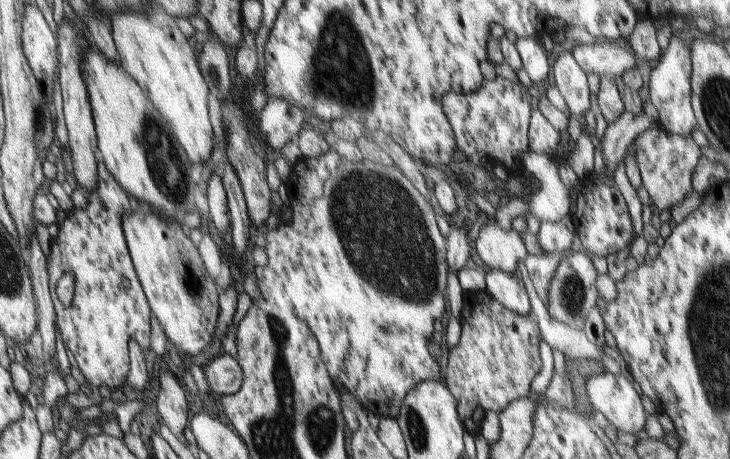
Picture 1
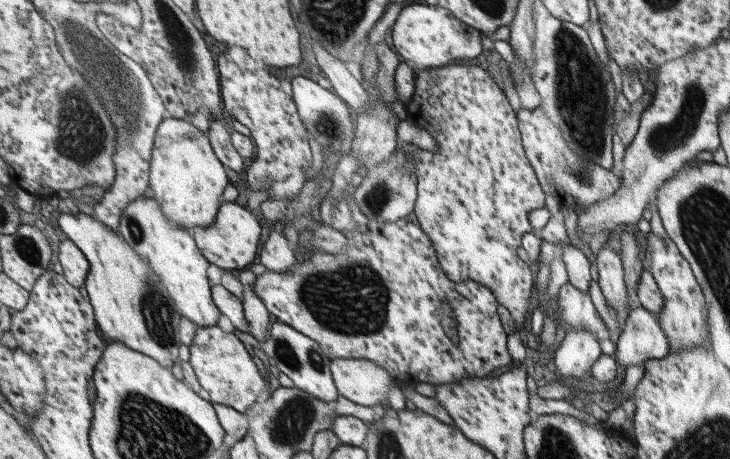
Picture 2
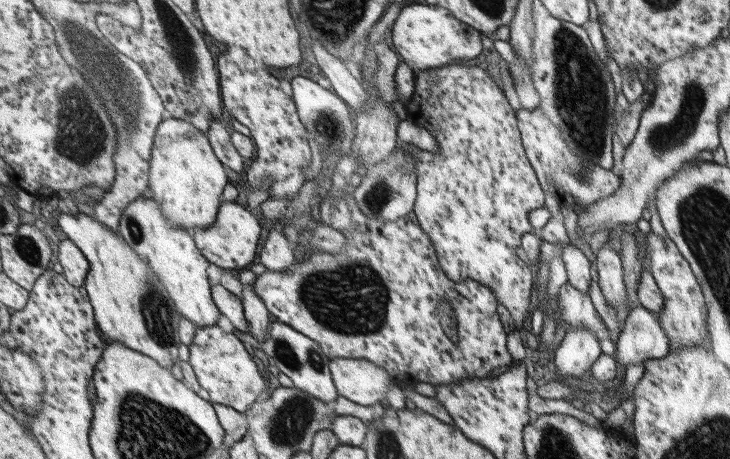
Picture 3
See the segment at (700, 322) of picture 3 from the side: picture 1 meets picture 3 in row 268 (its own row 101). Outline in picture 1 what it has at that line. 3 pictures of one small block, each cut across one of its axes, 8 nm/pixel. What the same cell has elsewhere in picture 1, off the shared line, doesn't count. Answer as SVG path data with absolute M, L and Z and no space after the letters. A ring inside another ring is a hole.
M672 36L670 44L658 58L656 68L650 73L648 92L654 108L658 110L659 125L669 133L681 137L691 137L697 128L697 120L691 103L691 49L682 44L676 36Z

